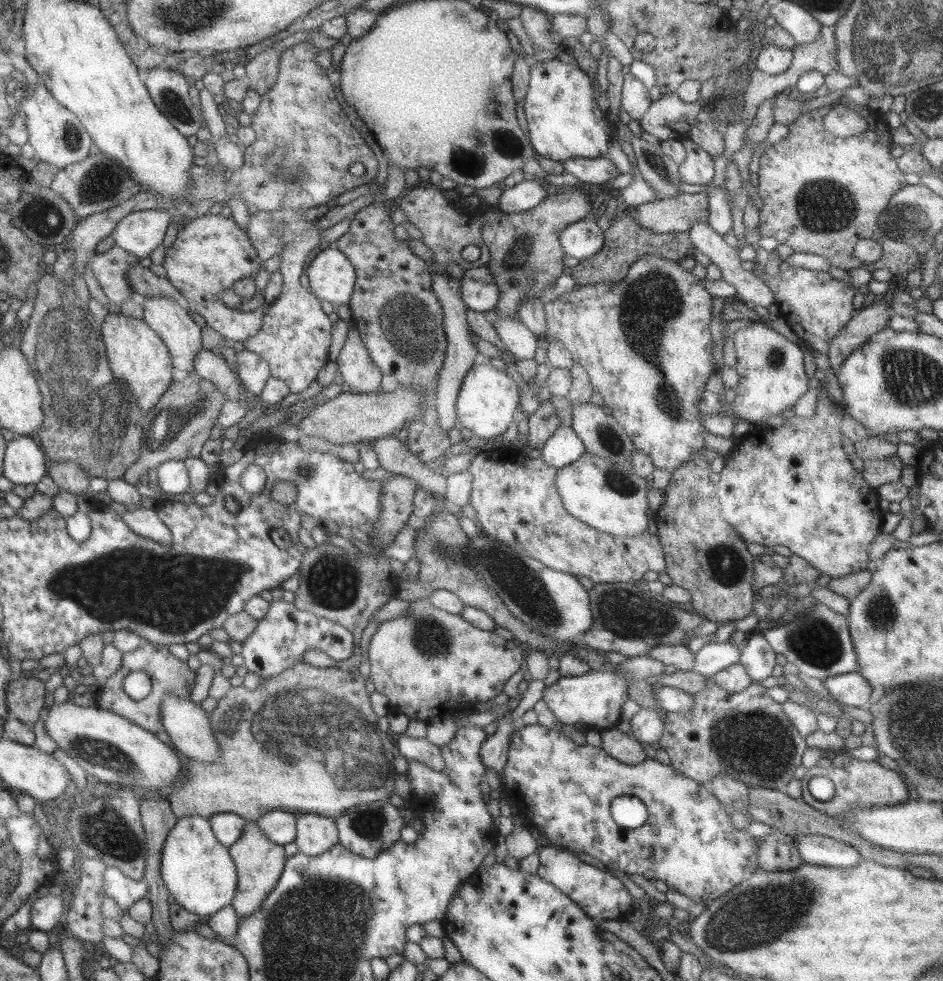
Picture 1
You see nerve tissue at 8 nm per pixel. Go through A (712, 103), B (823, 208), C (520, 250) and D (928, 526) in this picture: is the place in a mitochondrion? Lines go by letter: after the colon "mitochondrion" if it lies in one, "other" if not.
A: other
B: mitochondrion
C: mitochondrion
D: other

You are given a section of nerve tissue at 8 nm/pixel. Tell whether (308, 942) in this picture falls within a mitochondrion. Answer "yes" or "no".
yes

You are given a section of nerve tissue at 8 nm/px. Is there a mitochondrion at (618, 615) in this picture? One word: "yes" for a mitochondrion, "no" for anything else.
yes

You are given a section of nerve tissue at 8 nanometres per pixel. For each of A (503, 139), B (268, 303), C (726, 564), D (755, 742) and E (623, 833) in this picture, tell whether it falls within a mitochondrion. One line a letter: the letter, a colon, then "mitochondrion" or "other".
A: mitochondrion
B: other
C: mitochondrion
D: mitochondrion
E: other

